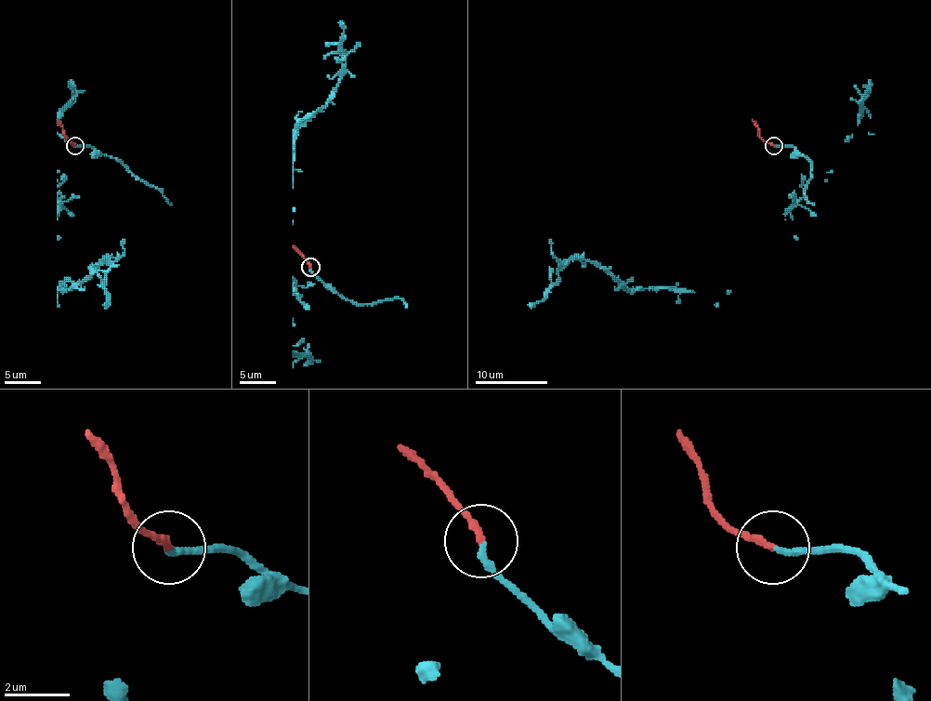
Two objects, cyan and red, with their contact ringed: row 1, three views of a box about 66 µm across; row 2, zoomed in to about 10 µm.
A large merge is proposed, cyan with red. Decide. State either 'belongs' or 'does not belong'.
belongs

